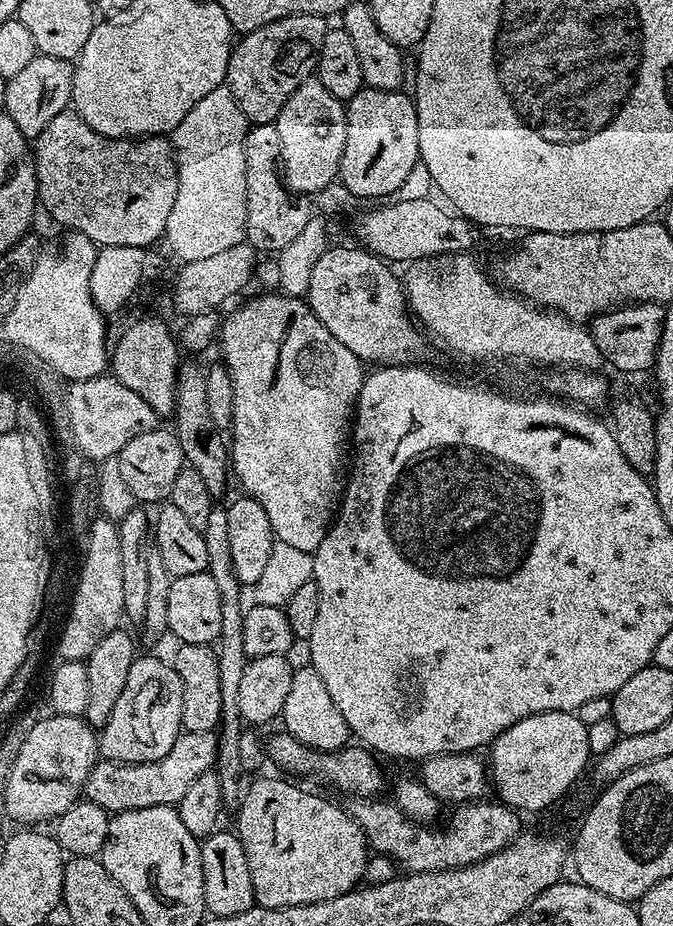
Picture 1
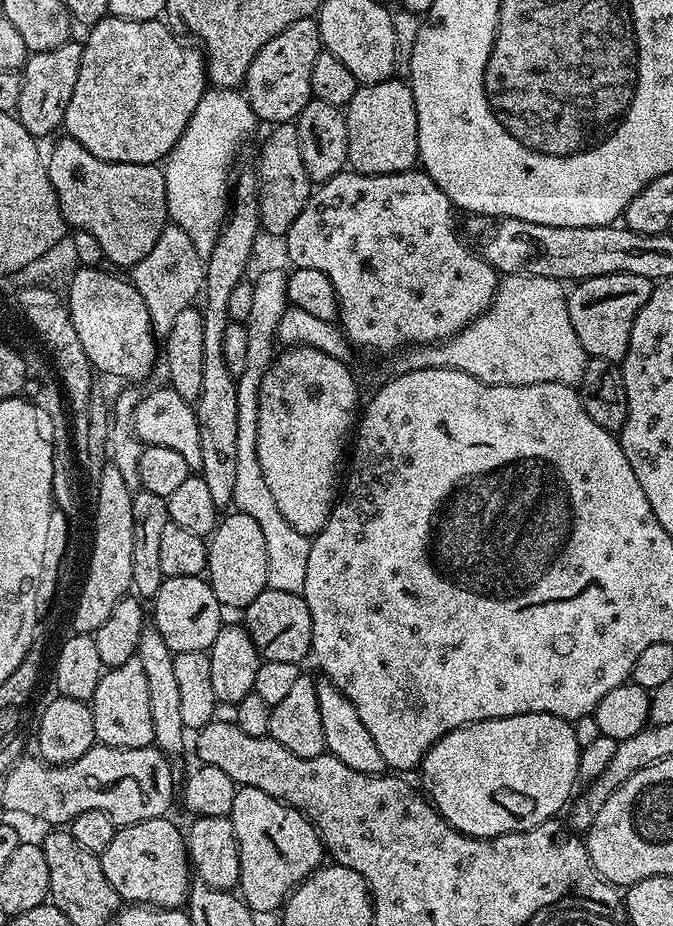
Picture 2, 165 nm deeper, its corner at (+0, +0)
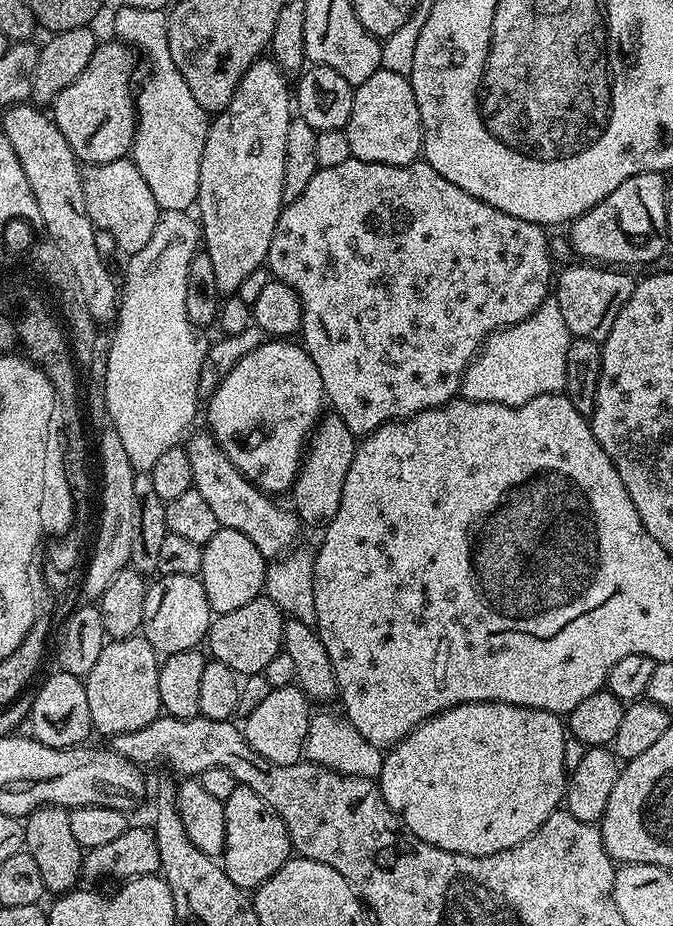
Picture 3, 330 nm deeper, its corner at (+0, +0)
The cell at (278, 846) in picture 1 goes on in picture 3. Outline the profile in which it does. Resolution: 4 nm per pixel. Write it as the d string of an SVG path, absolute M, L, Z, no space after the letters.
M237 784L234 794L230 794L230 798L223 802L226 814L226 846L222 867L234 886L255 890L293 855L290 834L280 815L272 811L261 796L254 794L250 786Z

